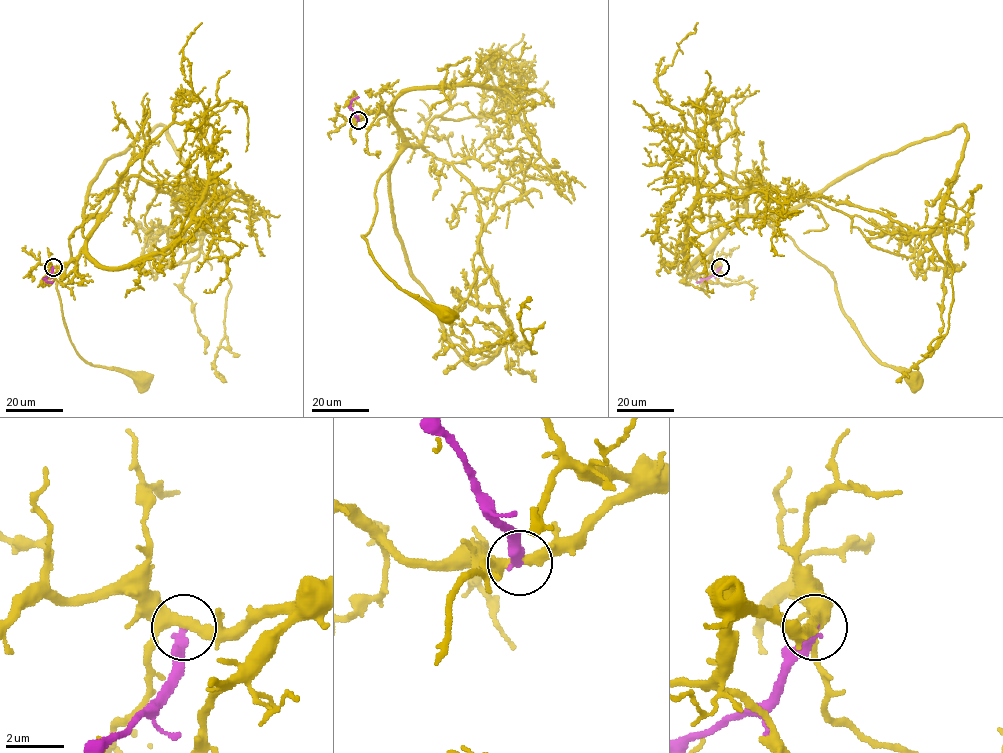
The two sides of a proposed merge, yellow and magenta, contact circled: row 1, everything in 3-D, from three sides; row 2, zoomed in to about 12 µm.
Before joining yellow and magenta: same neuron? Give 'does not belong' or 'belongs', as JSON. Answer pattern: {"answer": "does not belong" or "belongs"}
{"answer": "does not belong"}

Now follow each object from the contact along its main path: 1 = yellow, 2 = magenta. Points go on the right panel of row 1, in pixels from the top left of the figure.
1: (720, 267), (711, 261), (712, 248), (744, 217), (760, 216), (830, 273), (843, 313), (868, 350), (915, 379)
2: (720, 267), (715, 274), (696, 282)

